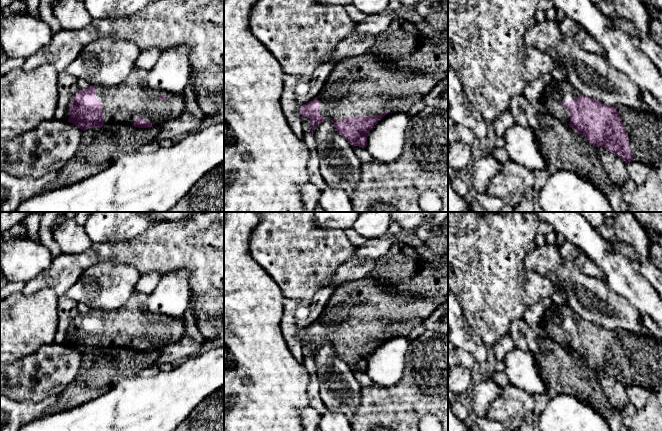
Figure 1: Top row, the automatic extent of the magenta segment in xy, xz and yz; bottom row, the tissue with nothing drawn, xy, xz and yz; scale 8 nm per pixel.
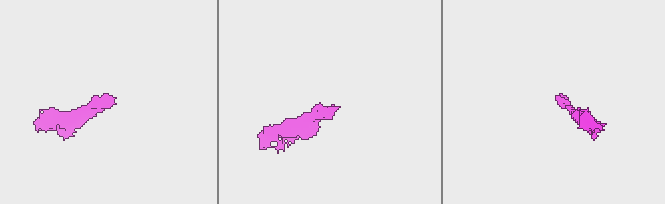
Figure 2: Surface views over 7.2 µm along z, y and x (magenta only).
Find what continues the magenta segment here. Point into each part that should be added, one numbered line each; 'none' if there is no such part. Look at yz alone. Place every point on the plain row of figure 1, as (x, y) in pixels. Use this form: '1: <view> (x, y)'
1: yz (557, 316)
2: yz (644, 353)

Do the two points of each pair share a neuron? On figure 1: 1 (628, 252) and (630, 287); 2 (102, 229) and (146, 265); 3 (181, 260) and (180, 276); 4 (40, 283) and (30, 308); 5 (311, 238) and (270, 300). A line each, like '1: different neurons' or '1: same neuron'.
1: different neurons
2: different neurons
3: different neurons
4: different neurons
5: different neurons

